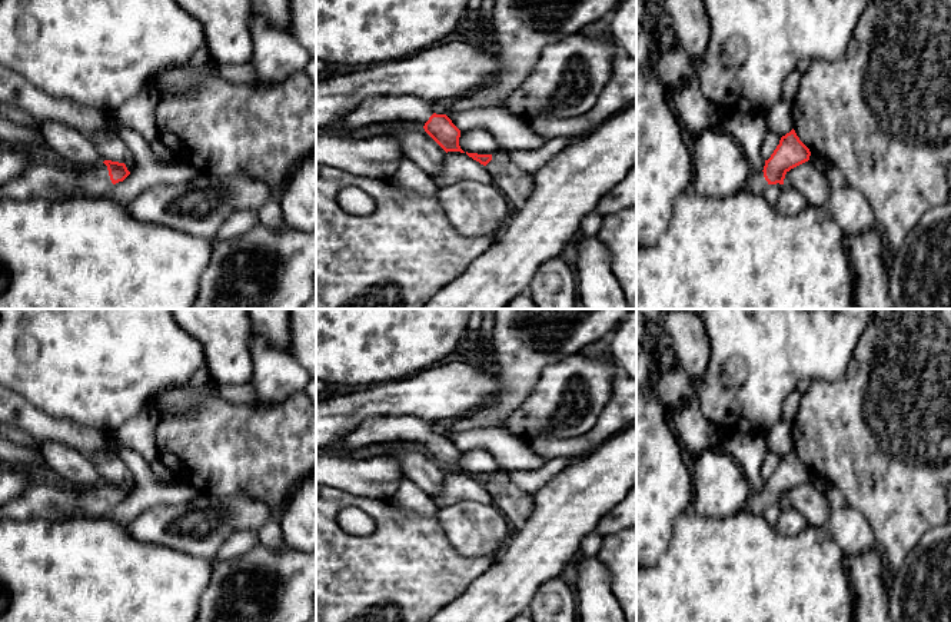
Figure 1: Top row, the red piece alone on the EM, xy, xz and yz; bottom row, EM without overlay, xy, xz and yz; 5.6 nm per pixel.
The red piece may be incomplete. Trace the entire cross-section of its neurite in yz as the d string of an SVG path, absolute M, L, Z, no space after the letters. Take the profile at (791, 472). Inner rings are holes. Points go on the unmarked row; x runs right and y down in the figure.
M795 450L781 458L779 465L765 480L764 490L761 493L751 493L745 502L742 510L749 510L758 516L762 516L769 505L784 505L785 495L809 480L809 469L799 460Z

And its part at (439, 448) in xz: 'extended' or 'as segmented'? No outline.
extended

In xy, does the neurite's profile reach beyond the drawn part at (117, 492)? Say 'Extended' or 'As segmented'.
Extended

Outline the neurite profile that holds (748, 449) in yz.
M728 433L722 436L719 448L739 465L748 480L751 493L761 493L765 486L765 480L761 476L761 465L768 452L765 433Z

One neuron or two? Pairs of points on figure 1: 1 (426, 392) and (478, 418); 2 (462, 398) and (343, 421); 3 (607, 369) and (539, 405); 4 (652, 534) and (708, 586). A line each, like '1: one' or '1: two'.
1: two
2: one
3: one
4: two

